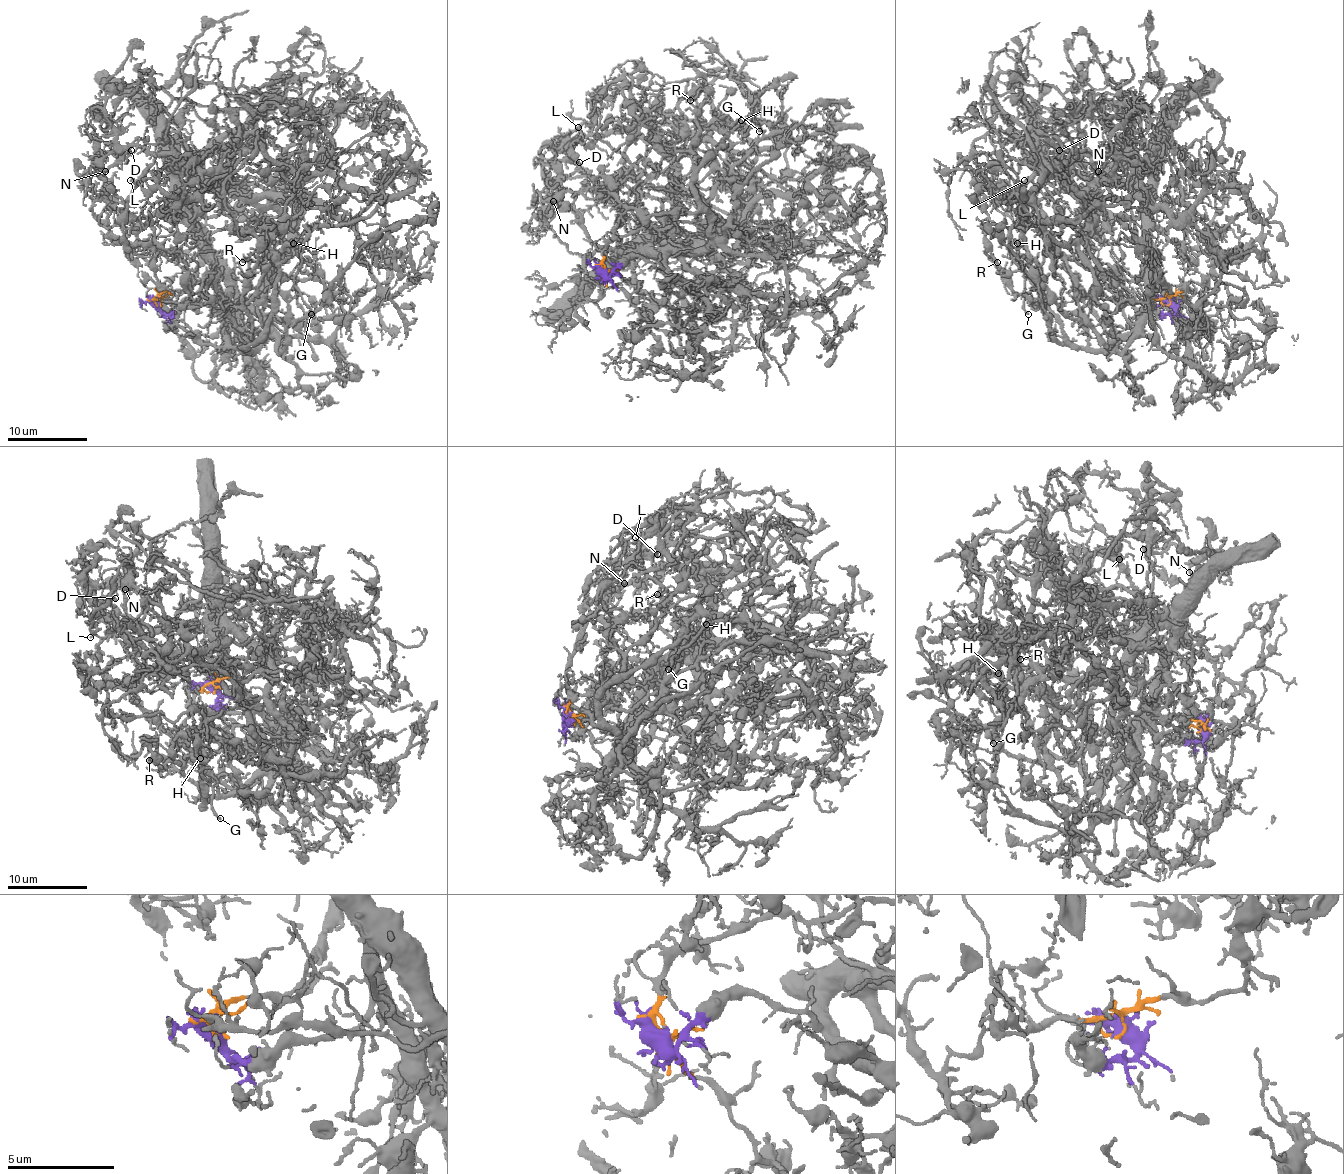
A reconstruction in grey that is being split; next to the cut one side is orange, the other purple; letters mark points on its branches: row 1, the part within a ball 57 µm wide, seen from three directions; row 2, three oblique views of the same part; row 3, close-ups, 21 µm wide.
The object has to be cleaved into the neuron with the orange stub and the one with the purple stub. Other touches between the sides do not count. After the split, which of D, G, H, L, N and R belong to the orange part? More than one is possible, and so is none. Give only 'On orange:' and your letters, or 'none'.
On orange: G, H

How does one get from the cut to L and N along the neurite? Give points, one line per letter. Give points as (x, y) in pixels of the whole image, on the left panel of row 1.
L: (159, 304), (167, 314), (213, 296), (211, 250), (185, 210), (181, 176), (227, 176), (159, 154), (129, 180)
N: (159, 304), (167, 314), (213, 296), (211, 250), (171, 206), (141, 218), (117, 208), (95, 166), (105, 172)

